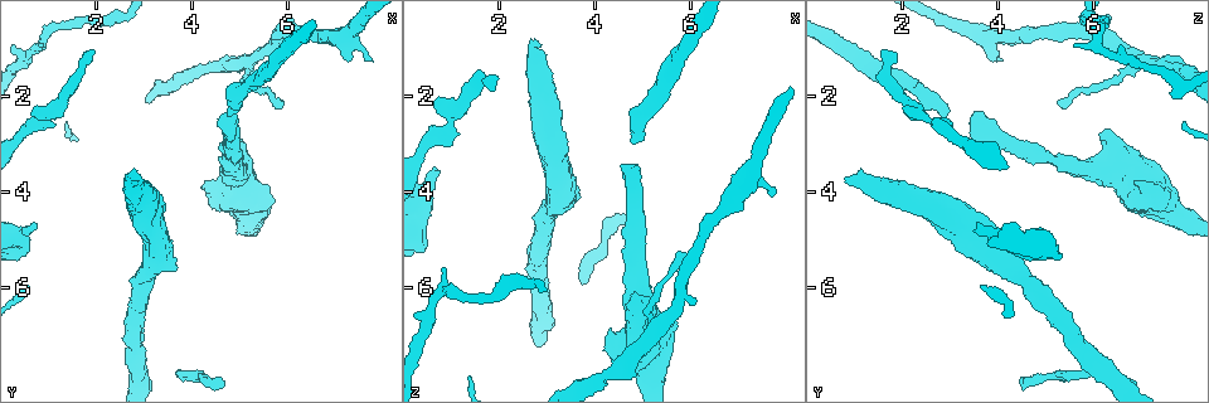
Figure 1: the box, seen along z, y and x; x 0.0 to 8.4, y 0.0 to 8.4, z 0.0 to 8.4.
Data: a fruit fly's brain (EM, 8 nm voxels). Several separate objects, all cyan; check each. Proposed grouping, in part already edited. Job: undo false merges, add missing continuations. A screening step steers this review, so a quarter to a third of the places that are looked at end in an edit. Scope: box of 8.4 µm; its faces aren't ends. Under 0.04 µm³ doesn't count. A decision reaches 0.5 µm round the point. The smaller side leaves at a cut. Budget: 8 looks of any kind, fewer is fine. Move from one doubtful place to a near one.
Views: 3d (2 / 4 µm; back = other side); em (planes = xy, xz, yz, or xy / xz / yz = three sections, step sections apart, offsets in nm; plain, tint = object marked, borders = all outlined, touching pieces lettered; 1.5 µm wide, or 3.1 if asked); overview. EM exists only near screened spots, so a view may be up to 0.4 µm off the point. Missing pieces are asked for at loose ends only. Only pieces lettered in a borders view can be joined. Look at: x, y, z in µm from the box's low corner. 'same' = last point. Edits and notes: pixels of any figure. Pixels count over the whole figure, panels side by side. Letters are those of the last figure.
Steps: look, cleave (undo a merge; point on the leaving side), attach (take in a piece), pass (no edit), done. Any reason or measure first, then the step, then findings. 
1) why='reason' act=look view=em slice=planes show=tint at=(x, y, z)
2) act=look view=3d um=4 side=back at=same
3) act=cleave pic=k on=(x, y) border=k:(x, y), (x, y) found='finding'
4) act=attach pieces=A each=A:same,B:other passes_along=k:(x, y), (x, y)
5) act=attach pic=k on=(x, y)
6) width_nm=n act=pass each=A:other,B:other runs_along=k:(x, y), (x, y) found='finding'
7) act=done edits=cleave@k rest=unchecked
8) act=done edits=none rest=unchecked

why='sharp bend' act=look view=3d um=4 at=(0.90, 1.00, 6.05)

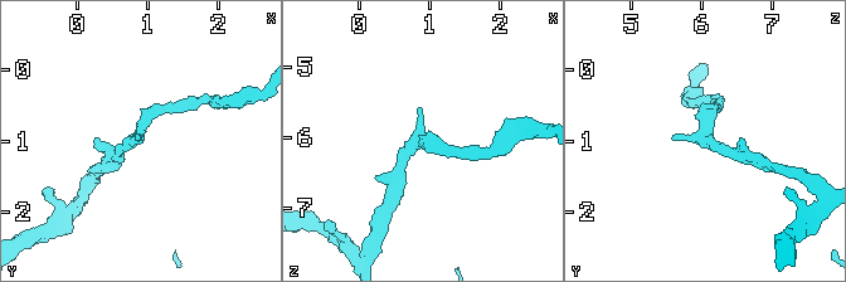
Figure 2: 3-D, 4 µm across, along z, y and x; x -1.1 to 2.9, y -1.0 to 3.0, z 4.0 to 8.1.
arm_widths_nm=190,200 act=look view=em slice=yz step=4 show=tint at=(0.85, 1.00, 6.05)

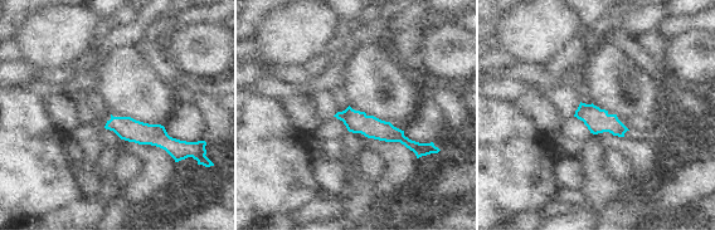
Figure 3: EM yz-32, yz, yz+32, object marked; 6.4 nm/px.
act=look view=em slice=planes show=borders at=same

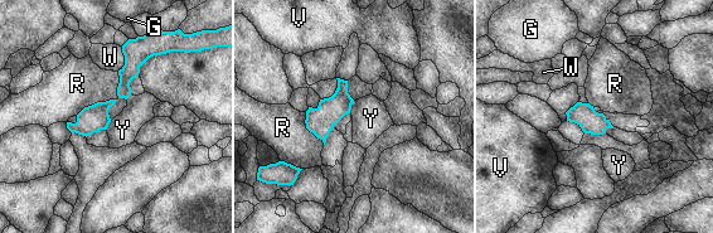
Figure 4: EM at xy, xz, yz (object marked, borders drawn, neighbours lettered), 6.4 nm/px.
width_nm=150 act=pass each=G:other,R:other,V:other,W:other,Y:other runs_along=4:(151, 52), (112, 102), (71, 126) found='all the same neuron'

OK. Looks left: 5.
why='stops while still wide' act=look view=3d um=4 at=(0.85, 4.65, 3.60)

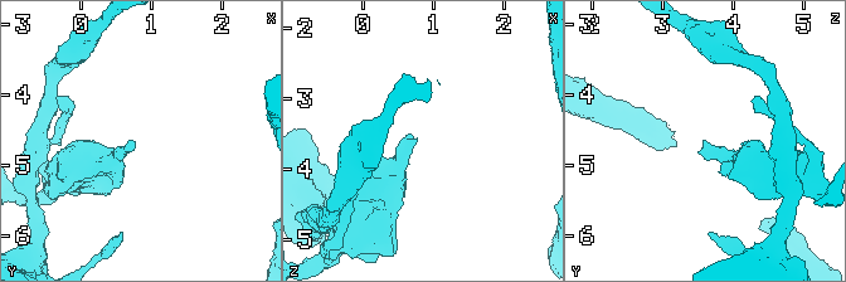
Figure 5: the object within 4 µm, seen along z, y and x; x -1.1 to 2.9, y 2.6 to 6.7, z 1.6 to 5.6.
act=look view=em slice=planes show=borders at=(0.80, 4.70, 3.55)

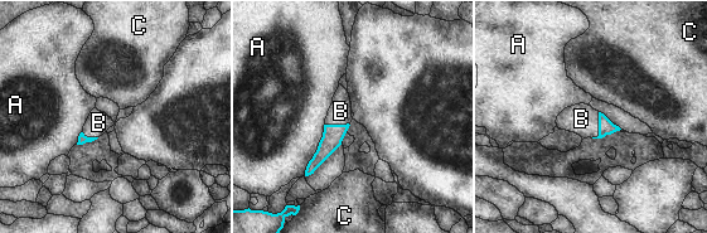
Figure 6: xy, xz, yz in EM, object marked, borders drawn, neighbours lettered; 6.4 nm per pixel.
longest_contact=A:360nm act=attach pieces=B each=A:other,B:same,C:other passes_along=6:(605, 126), (599, 127), (581, 119) found='it goes on there'

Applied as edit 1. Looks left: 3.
act=look view=em slice=yz step=4 show=tint at=(2.80, 3.75, 0.85)

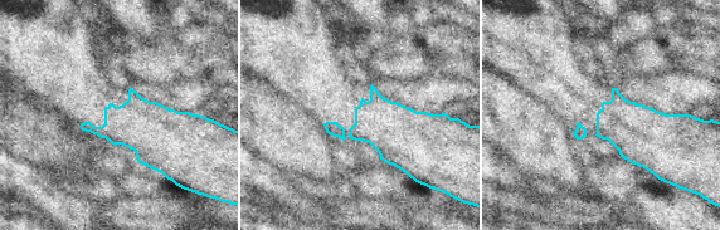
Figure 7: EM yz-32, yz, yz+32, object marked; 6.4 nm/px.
why='cut it another way' act=look view=em slice=planes show=borders at=same

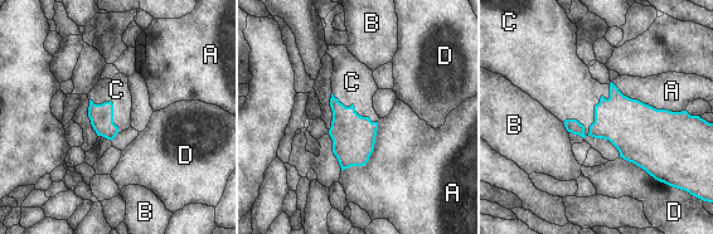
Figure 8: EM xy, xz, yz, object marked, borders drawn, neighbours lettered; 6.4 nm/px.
act=attach pieces=C each=A:other,B:other,C:same,D:other found='the neuron continues'

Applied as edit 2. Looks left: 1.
act=done edits=attach@6,attach@8 rest=unchecked

